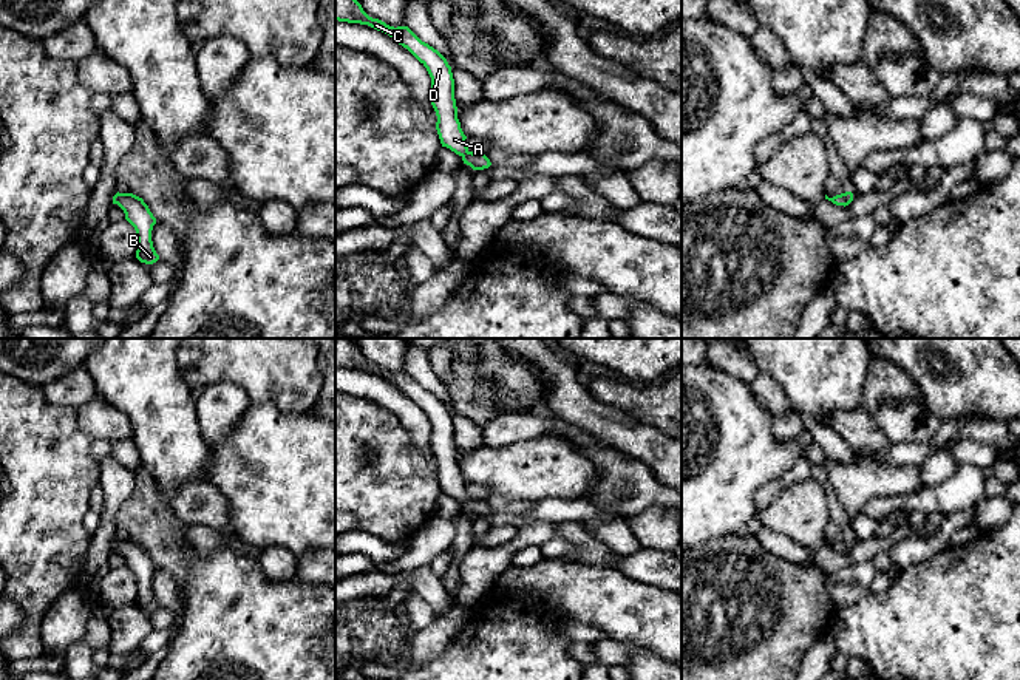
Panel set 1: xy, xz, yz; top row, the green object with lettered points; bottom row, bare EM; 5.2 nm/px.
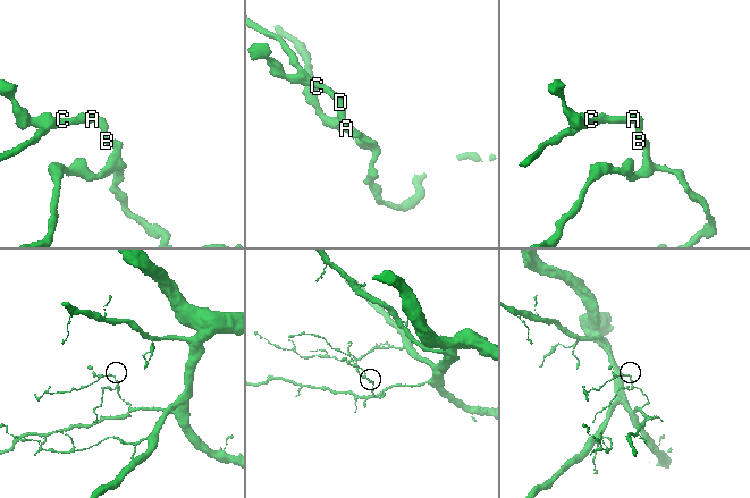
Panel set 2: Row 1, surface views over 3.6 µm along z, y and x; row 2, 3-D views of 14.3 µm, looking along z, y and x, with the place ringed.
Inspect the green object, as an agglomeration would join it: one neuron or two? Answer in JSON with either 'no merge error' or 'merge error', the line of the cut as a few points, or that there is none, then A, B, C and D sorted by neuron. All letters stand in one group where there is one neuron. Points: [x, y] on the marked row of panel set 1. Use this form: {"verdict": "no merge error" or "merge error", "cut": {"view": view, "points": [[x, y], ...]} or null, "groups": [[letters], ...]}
{"verdict": "no merge error", "cut": null, "groups": [["A", "B", "C", "D"]]}

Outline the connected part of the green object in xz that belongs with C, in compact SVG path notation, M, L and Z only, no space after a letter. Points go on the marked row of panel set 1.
M335 0L335 20L368 25L406 48L427 68L431 77L431 105L437 116L436 130L442 147L459 155L464 164L473 170L484 170L491 165L484 153L473 153L465 144L467 136L457 119L451 66L437 49L422 42L408 26L394 28L369 17L357 0Z

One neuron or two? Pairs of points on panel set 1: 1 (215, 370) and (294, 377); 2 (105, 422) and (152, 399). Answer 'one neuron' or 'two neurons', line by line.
1: one neuron
2: two neurons

